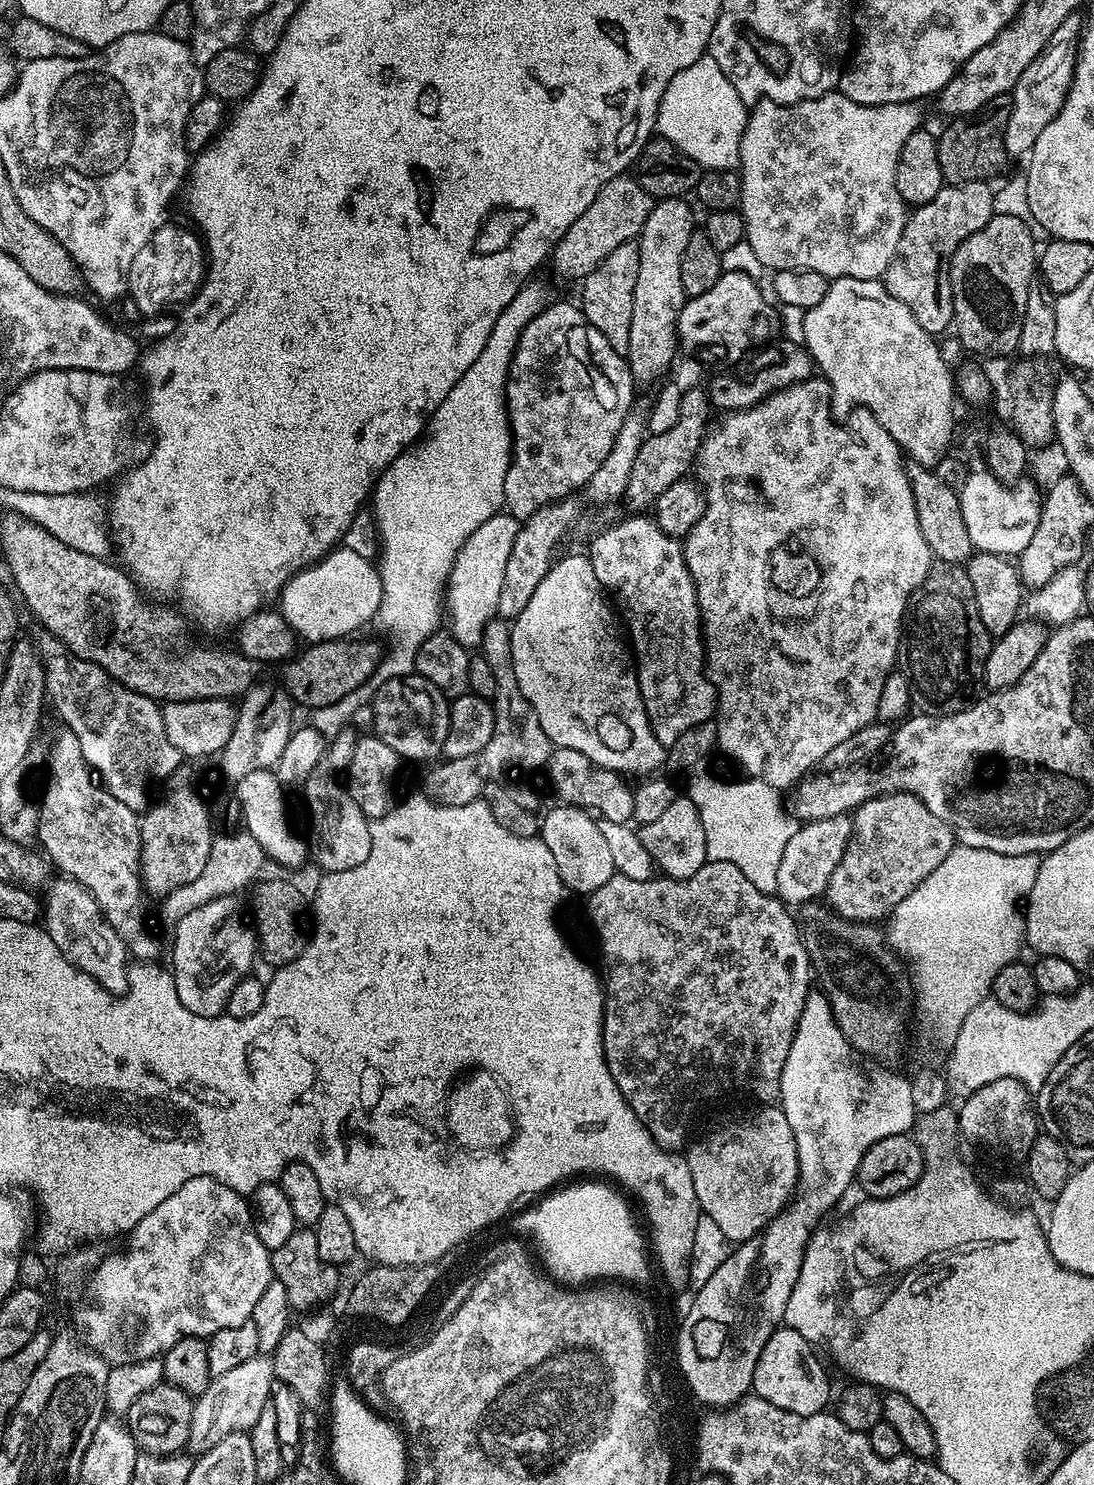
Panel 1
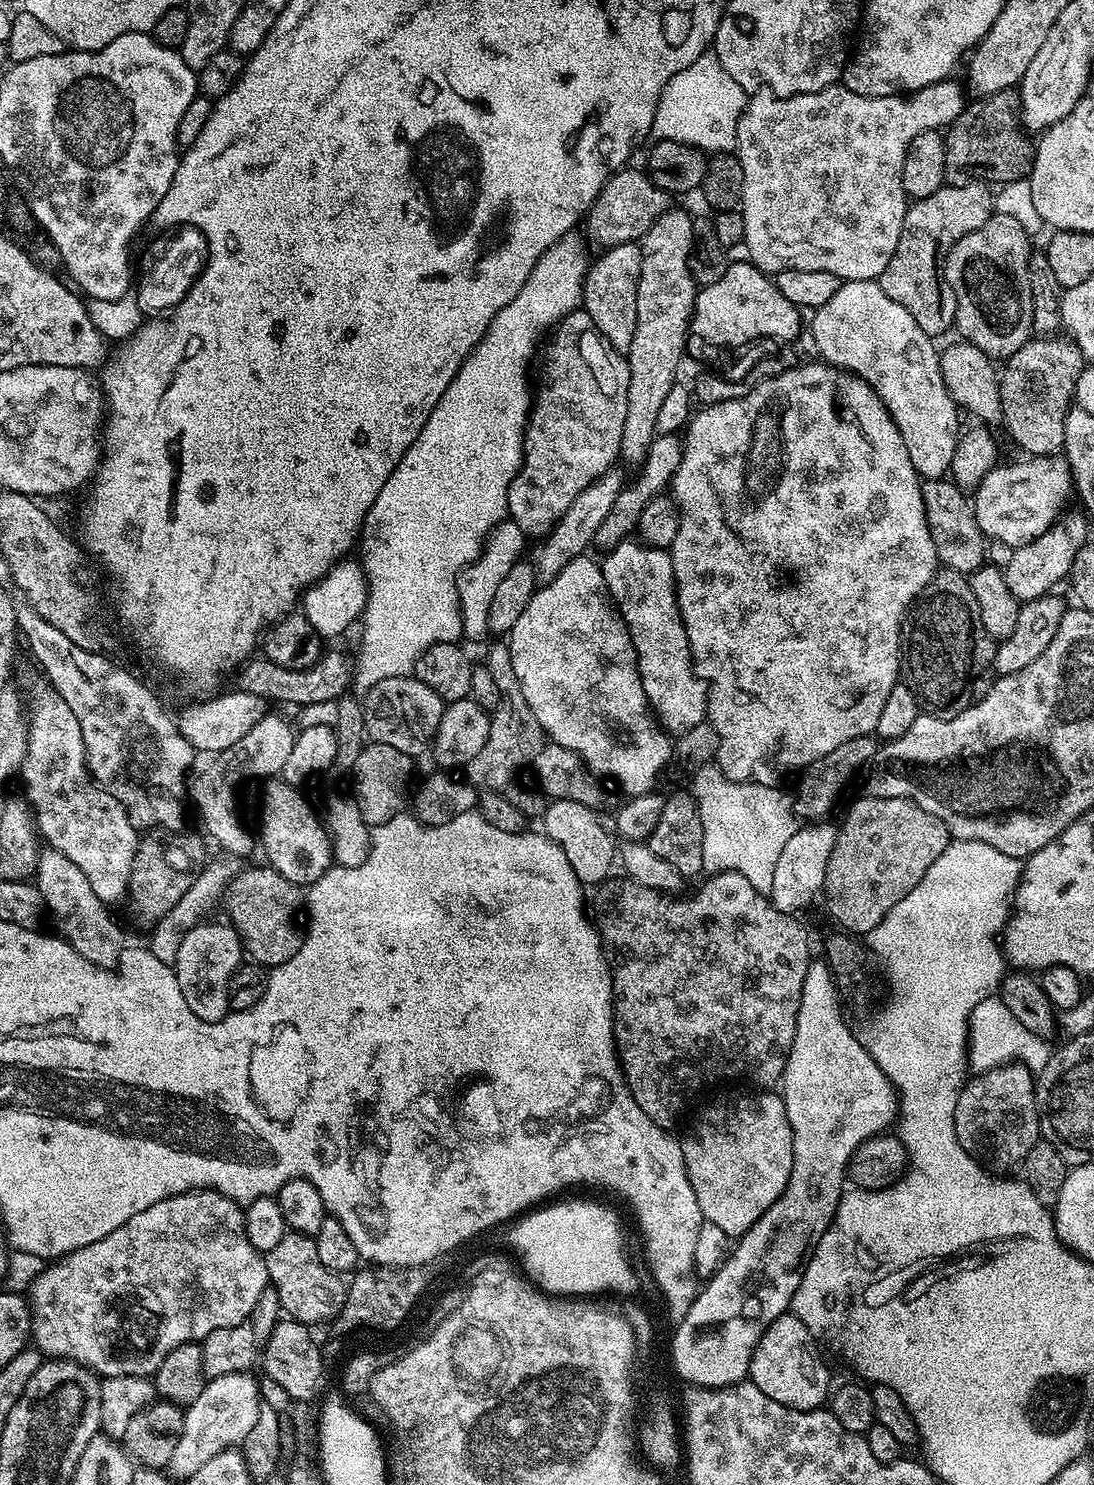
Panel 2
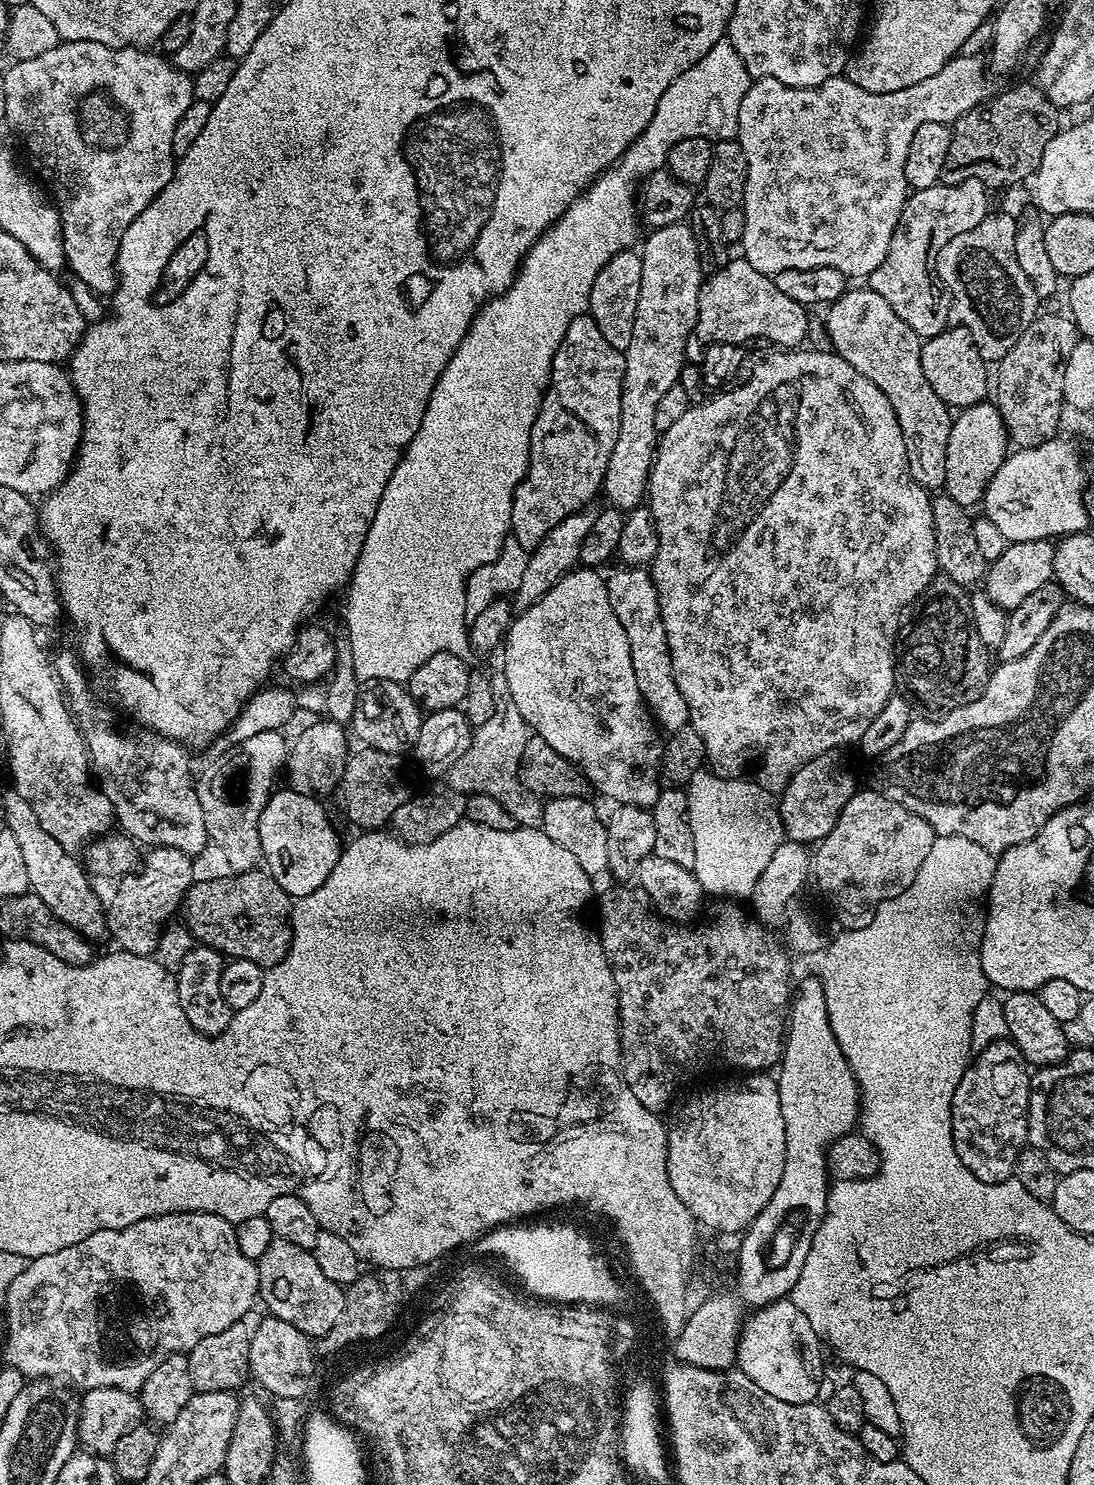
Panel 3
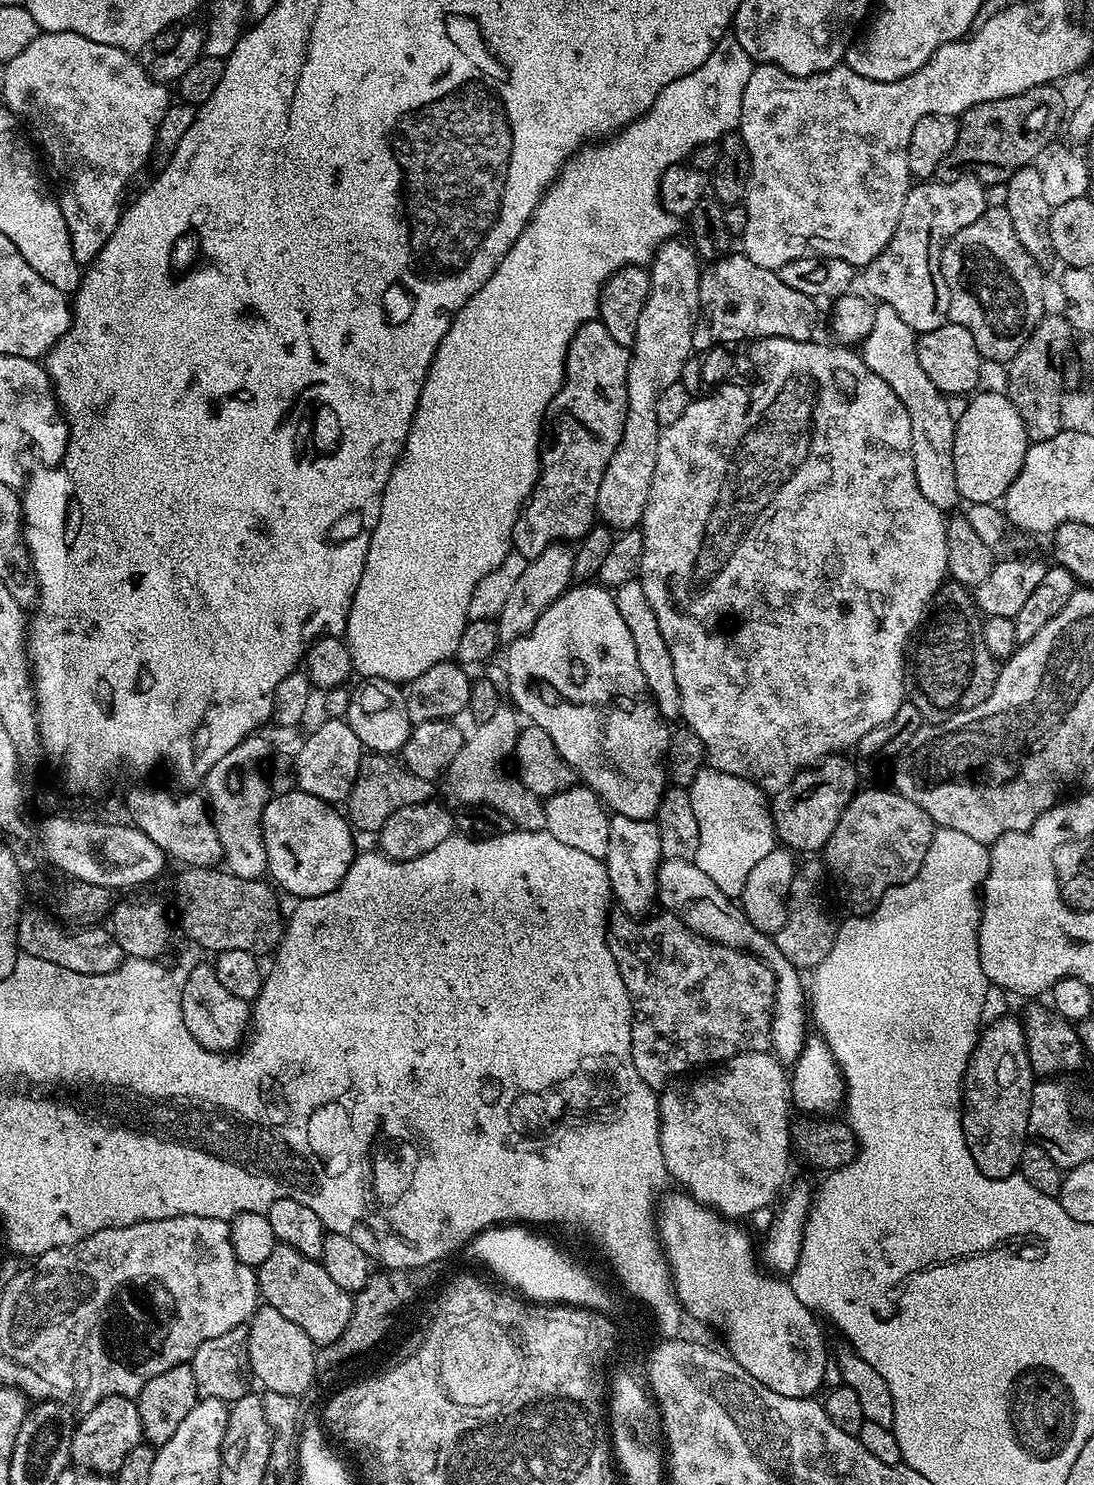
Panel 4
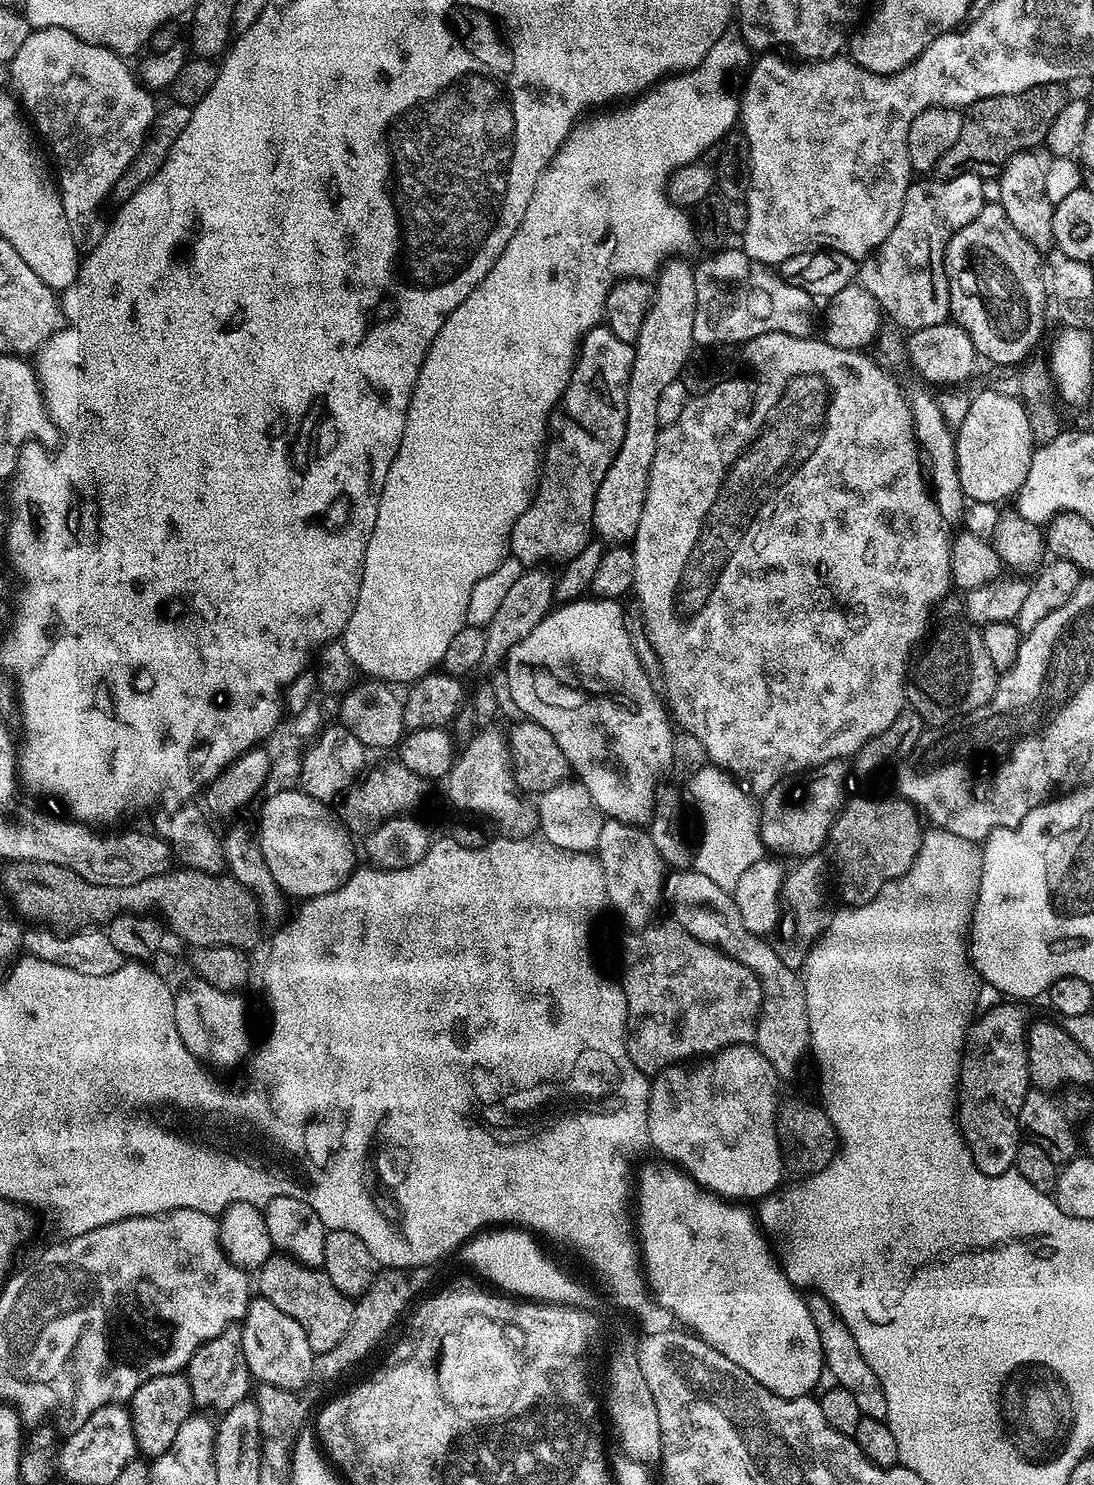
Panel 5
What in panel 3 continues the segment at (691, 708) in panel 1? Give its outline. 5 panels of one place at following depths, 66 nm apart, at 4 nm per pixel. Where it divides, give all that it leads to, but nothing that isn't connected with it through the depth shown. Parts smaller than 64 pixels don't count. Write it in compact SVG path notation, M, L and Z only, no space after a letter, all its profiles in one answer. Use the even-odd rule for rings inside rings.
M620 566L617 569L613 576L607 577L610 606L614 606L614 614L618 614L622 630L626 630L634 670L640 680L645 701L661 725L679 725L680 712L682 716L682 693L674 679L672 654L668 649L664 618L660 613L660 591L656 589L652 573L647 567Z

